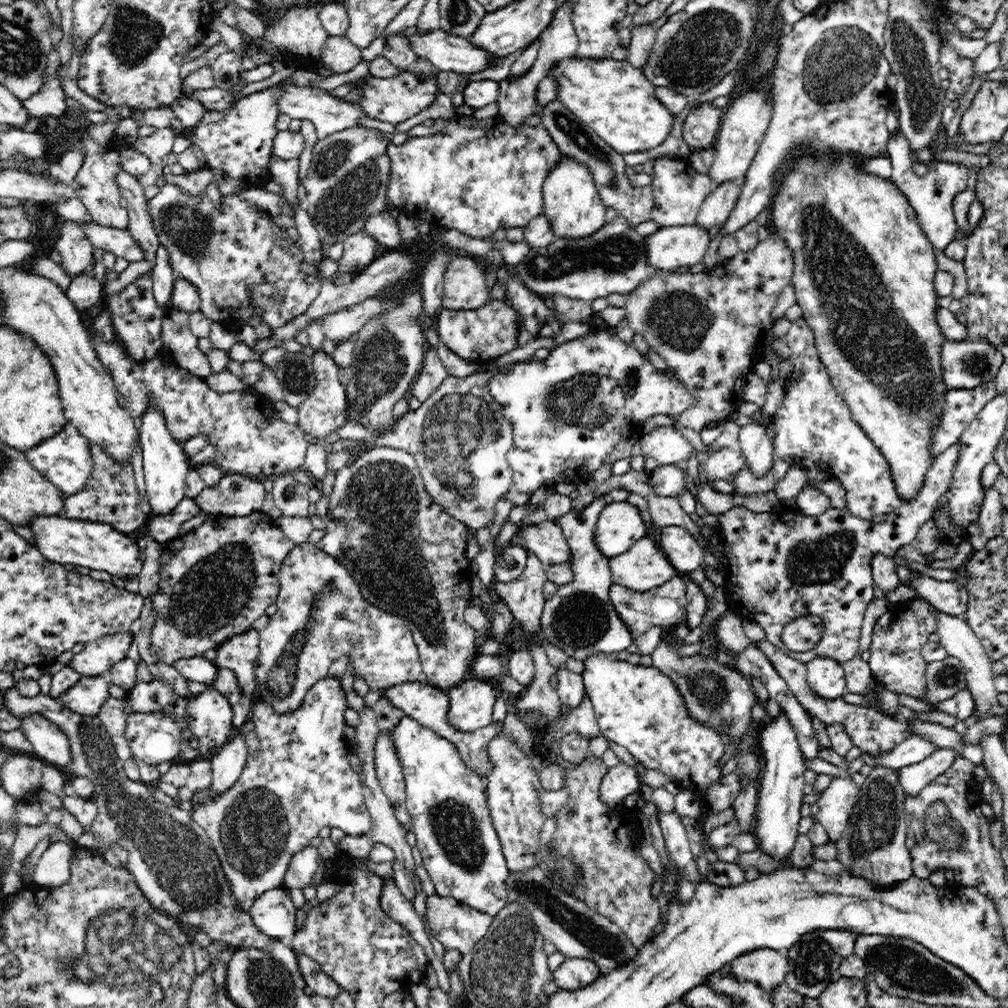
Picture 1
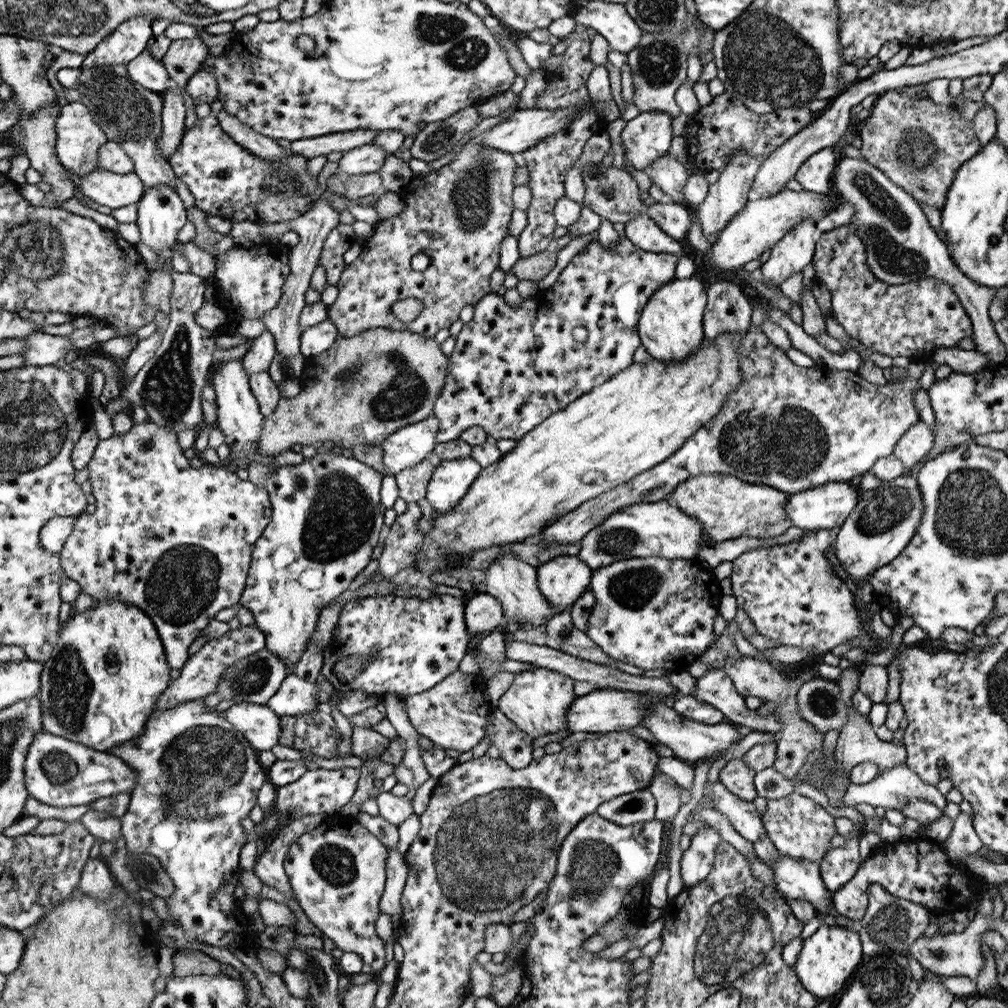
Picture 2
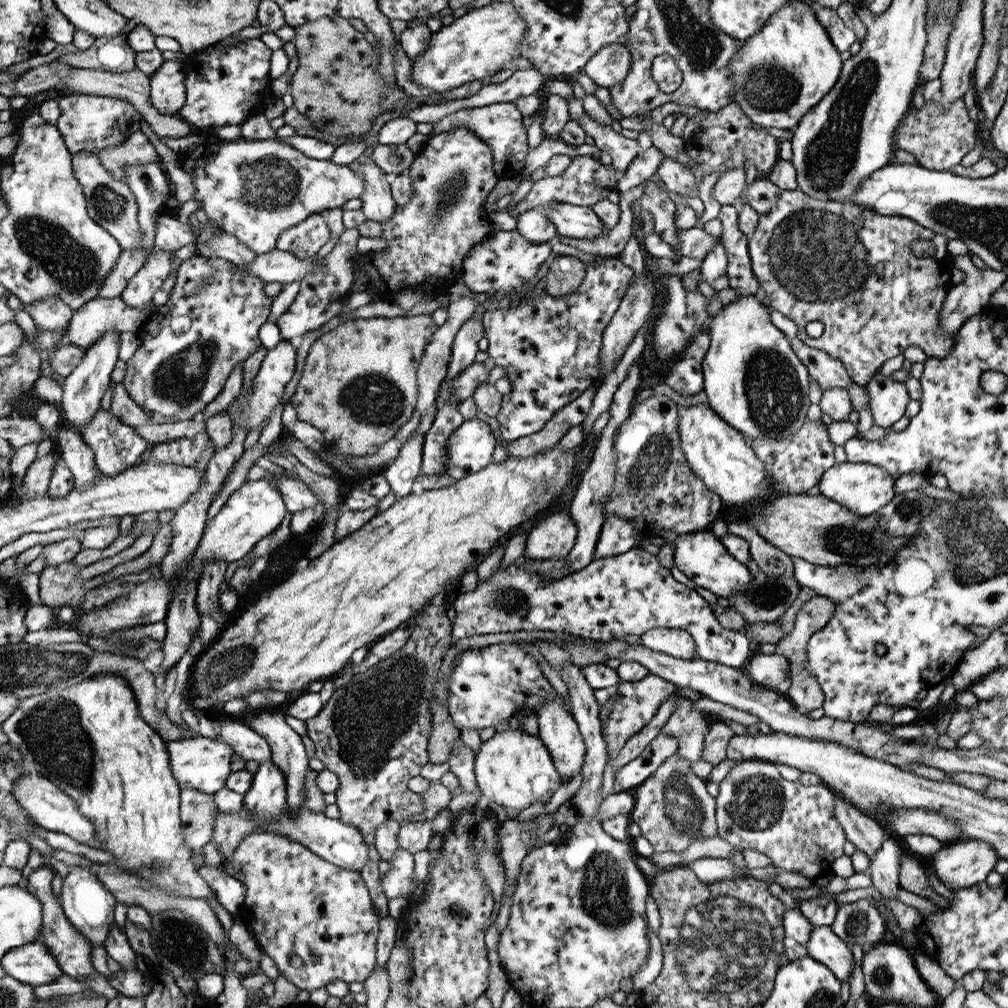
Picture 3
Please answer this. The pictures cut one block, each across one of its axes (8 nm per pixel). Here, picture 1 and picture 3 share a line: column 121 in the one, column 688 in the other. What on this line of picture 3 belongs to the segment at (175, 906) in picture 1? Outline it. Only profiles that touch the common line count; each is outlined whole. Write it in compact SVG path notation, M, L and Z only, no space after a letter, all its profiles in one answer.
M676 751L665 760L654 775L632 791L635 798L630 820L640 826L641 835L650 841L654 852L684 852L694 839L717 834L715 798L706 791L706 784L707 780L694 774L691 762Z

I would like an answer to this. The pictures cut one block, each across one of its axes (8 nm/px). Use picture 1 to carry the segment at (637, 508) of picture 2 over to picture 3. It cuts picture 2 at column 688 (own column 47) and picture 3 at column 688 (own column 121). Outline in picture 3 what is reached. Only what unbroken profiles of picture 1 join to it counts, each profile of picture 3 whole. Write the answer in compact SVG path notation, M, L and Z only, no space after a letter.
M707 529L678 535L671 546L674 548L676 568L692 579L697 586L702 586L717 596L730 598L750 584L750 570L728 553L720 539Z

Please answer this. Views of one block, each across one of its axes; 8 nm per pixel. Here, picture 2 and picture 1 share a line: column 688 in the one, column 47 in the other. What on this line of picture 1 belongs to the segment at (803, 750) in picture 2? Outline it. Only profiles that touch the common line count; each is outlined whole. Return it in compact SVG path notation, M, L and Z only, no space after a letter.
M130 633L107 635L94 642L84 644L84 649L75 654L68 662L57 660L50 665L48 674L54 675L61 667L73 668L82 677L95 677L106 675L110 667L122 660L128 650L133 636Z

